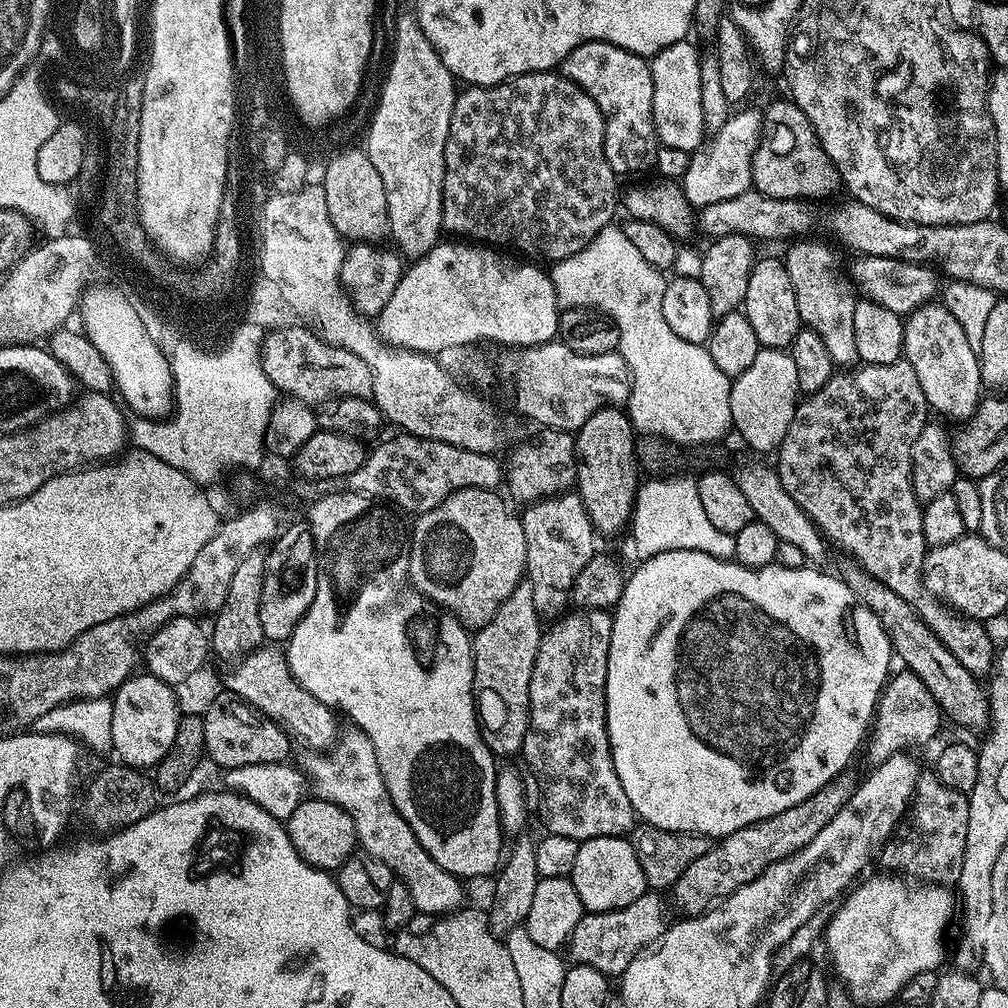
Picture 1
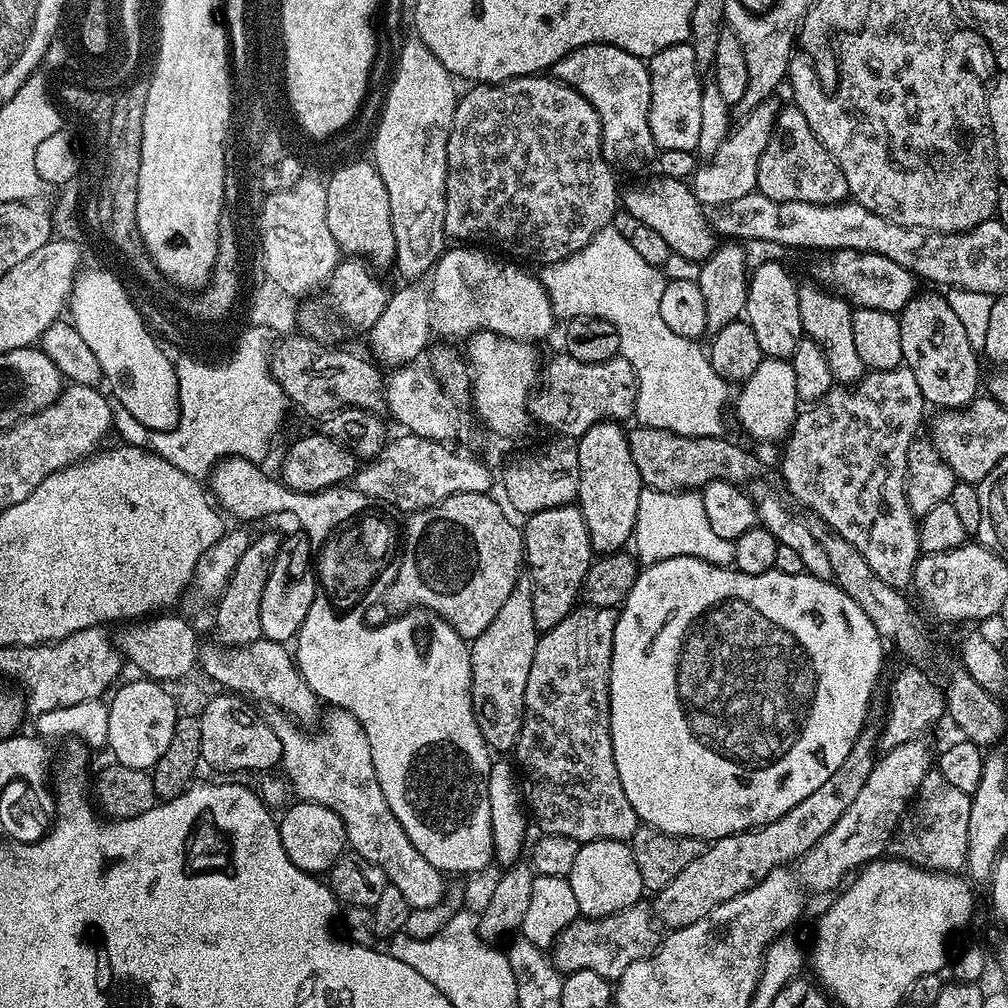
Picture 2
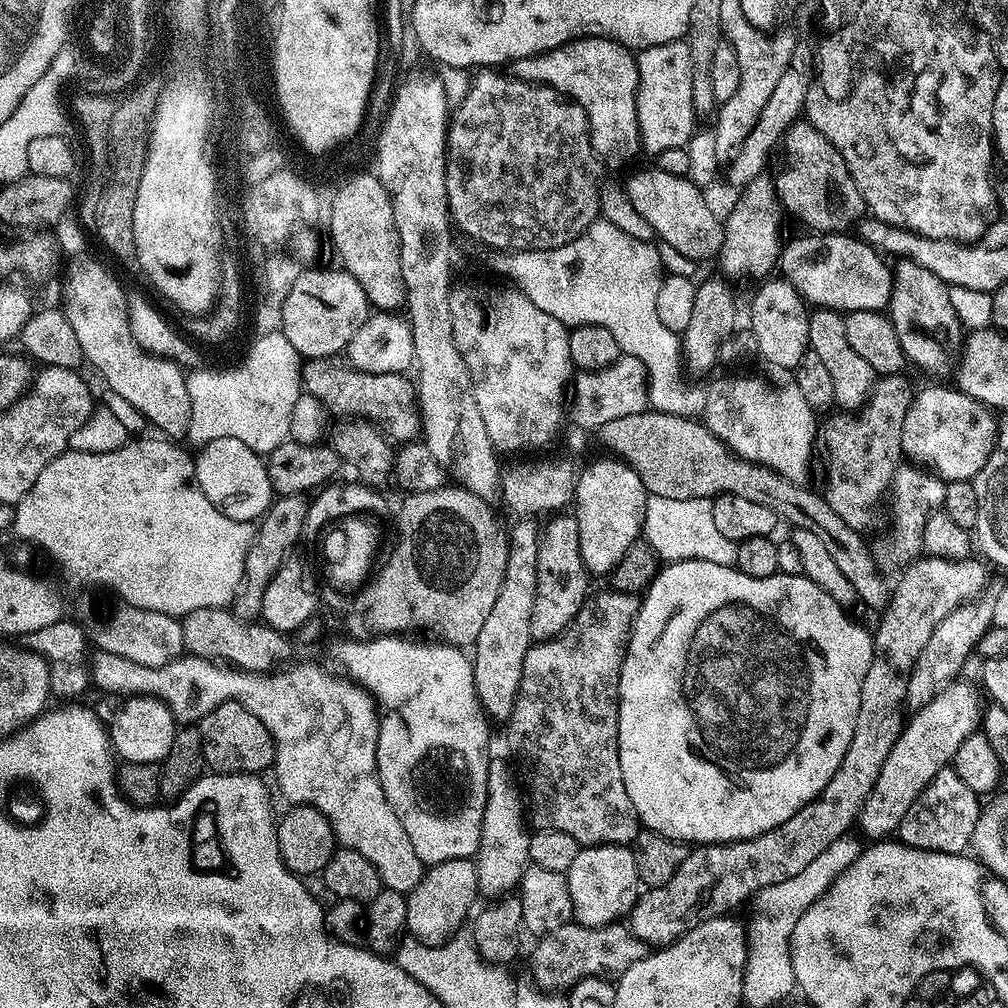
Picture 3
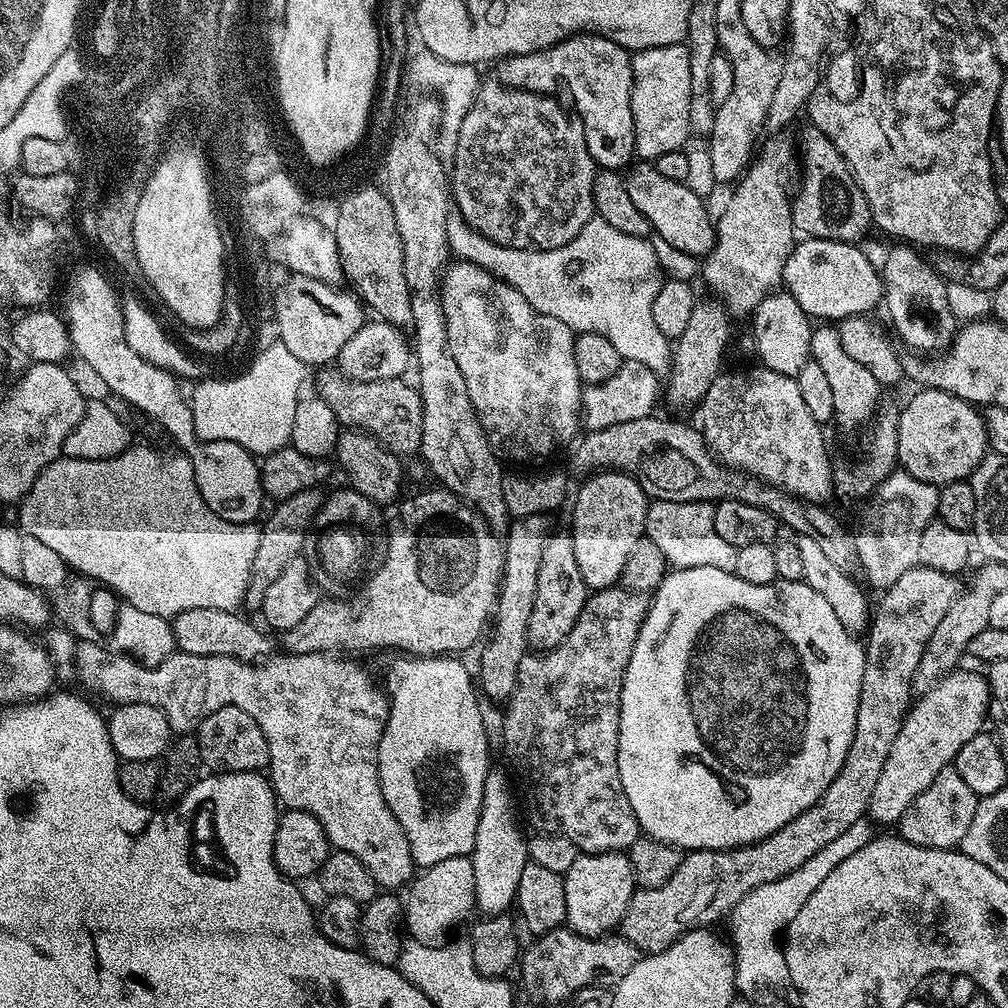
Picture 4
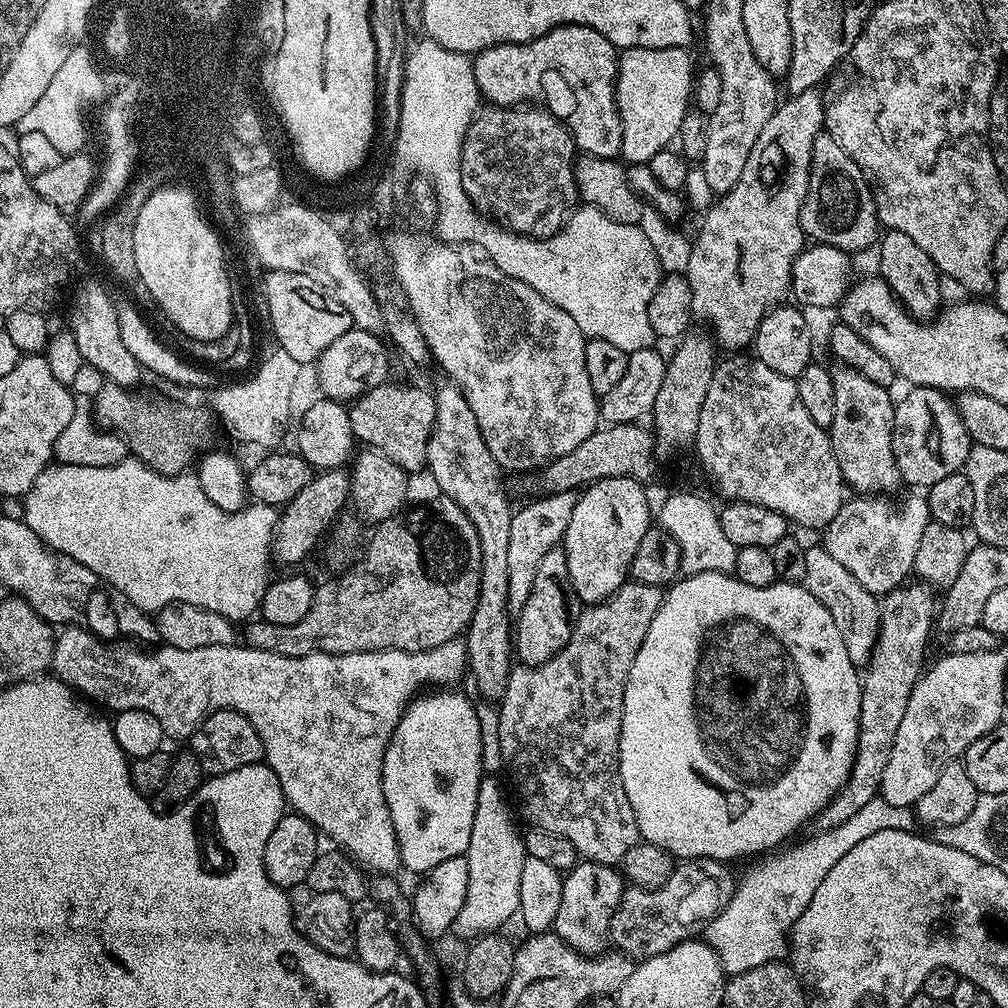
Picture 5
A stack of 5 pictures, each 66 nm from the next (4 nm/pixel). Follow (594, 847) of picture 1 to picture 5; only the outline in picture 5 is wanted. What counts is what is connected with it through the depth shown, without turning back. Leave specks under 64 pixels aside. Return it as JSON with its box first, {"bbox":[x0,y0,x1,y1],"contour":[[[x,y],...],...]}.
{"bbox":[554,860,626,956],"contour":[[[593,860],[577,862],[564,876],[562,903],[558,905],[558,918],[554,925],[556,935],[569,944],[575,952],[596,956],[609,947],[610,922],[622,898],[626,881],[611,864],[596,864]]]}

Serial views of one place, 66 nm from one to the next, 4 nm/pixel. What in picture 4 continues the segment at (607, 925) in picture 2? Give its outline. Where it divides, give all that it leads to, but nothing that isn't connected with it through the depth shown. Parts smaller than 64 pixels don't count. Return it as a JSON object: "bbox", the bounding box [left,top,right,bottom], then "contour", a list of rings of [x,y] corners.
{"bbox":[518,926,642,1004],"contour":[[[567,926],[550,930],[545,936],[537,936],[531,941],[533,944],[523,949],[518,961],[518,973],[524,979],[524,988],[540,1004],[560,1004],[571,1001],[578,990],[588,988],[592,984],[601,986],[615,986],[642,958],[638,951],[623,934],[609,934],[607,936],[580,936]]]}

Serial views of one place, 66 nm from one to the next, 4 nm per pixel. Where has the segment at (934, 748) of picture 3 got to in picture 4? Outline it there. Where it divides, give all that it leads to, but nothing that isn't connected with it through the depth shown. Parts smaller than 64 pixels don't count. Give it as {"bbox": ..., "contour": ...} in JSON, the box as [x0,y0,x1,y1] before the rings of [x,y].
{"bbox":[868,671,990,825],"contour":[[[960,671],[949,672],[909,707],[902,730],[898,730],[898,738],[894,738],[894,746],[890,746],[890,758],[886,758],[886,766],[882,766],[882,775],[874,786],[874,798],[868,807],[868,816],[877,825],[899,825],[910,802],[938,778],[938,770],[949,767],[958,750],[985,727],[988,704],[990,708],[988,681],[981,673],[979,676],[976,672]]]}

